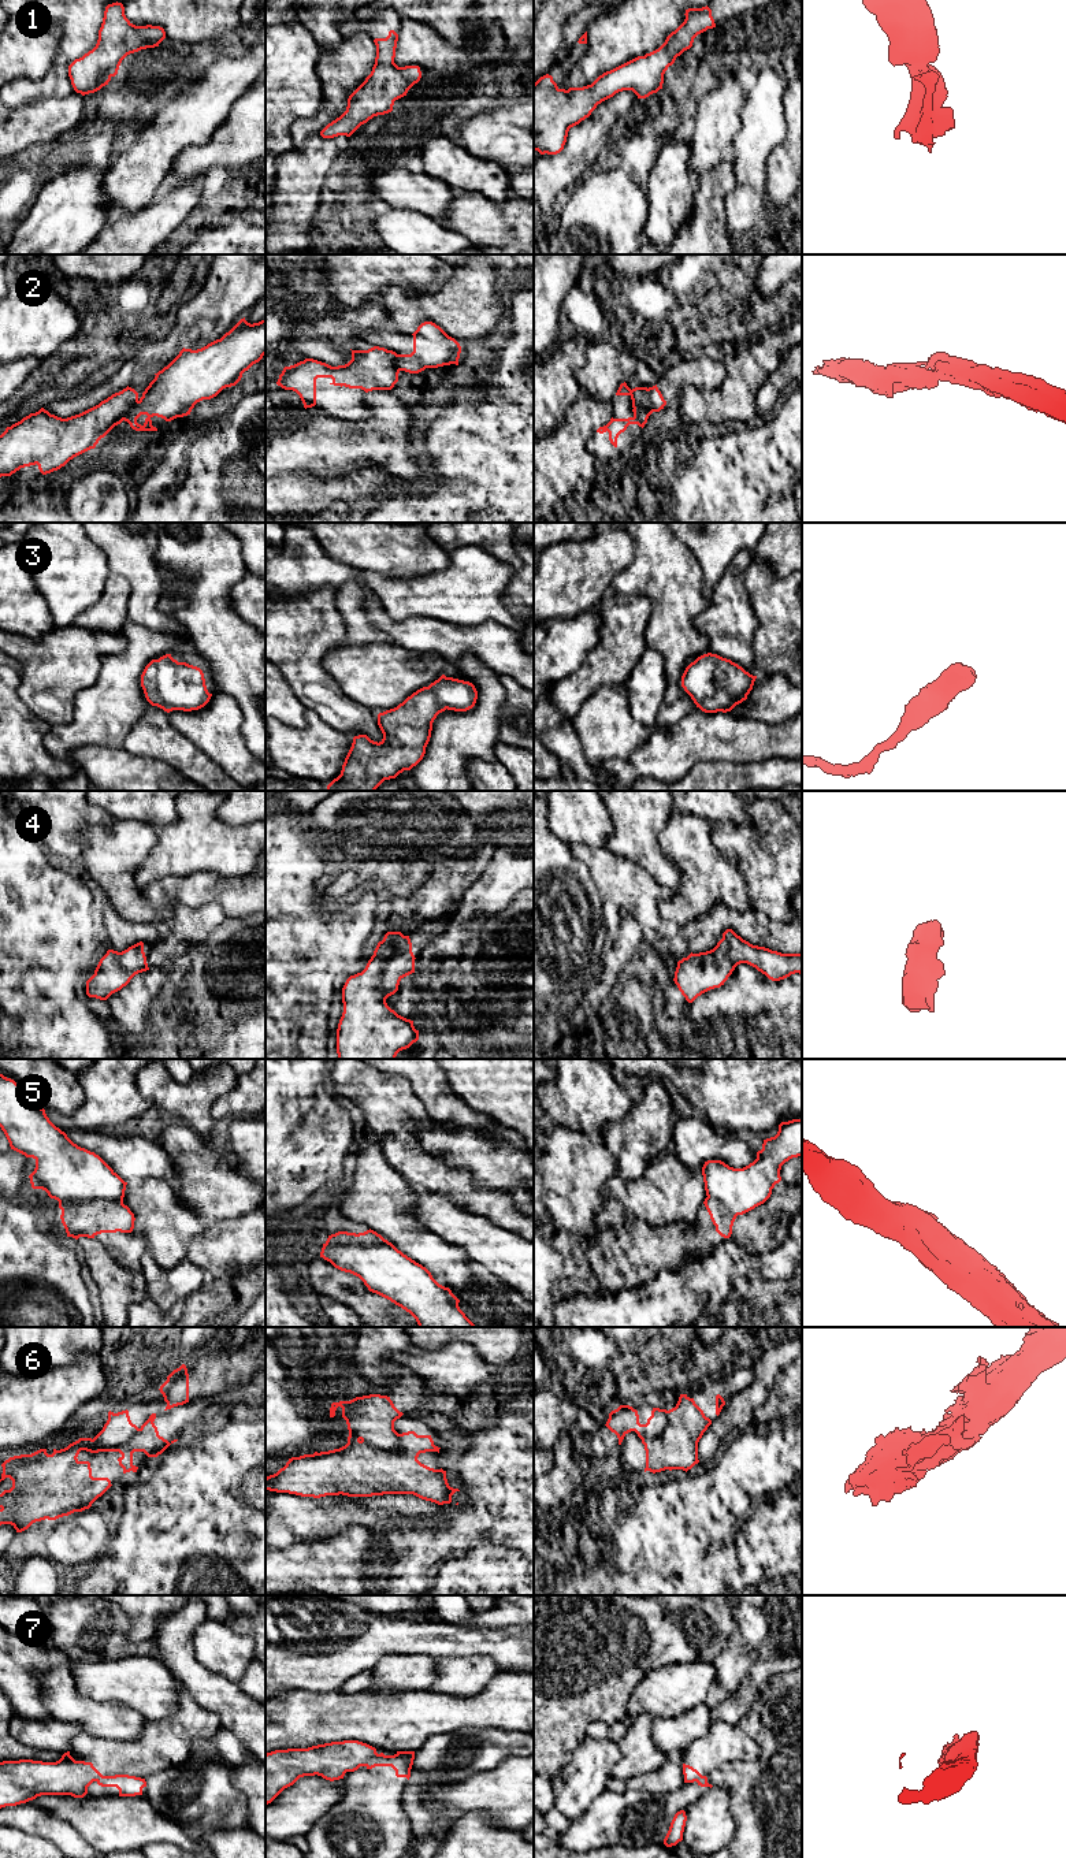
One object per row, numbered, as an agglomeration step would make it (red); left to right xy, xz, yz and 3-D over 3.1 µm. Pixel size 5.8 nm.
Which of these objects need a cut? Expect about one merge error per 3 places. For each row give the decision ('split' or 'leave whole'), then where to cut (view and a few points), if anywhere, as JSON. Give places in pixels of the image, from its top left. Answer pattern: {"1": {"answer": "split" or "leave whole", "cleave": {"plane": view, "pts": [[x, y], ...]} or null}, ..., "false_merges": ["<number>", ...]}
{"1": {"answer": "leave whole", "cleave": null}, "2": {"answer": "split", "cleave": {"plane": "xy", "pts": [[137, 400], [123, 419]]}}, "3": {"answer": "leave whole", "cleave": null}, "4": {"answer": "leave whole", "cleave": null}, "5": {"answer": "split", "cleave": {"plane": "xy", "pts": [[122, 1200], [88, 1199], [63, 1200], [59, 1203]]}}, "6": {"answer": "split", "cleave": {"plane": "xy", "pts": [[140, 1429], [122, 1444], [93, 1446]]}}, "7": {"answer": "split", "cleave": {"plane": "xz", "pts": [[376, 1753], [364, 1765]]}}, "false_merges": ["2", "5", "6", "7"]}

